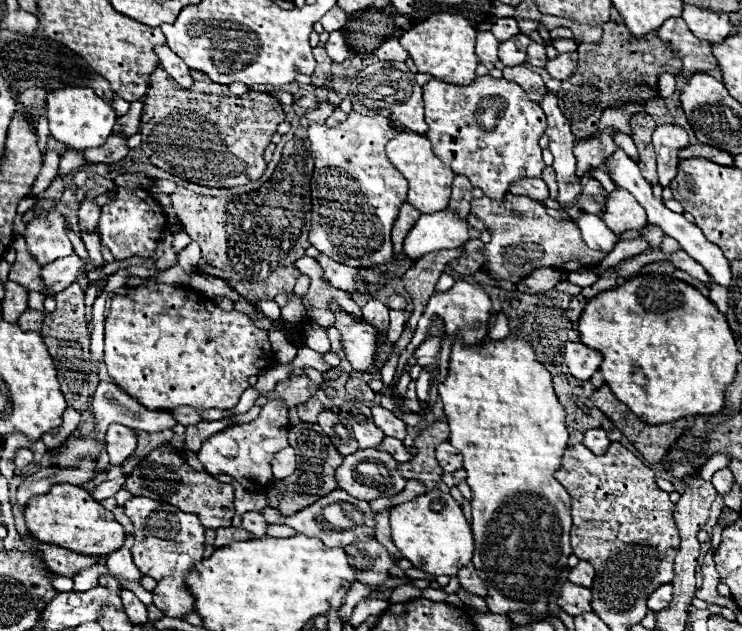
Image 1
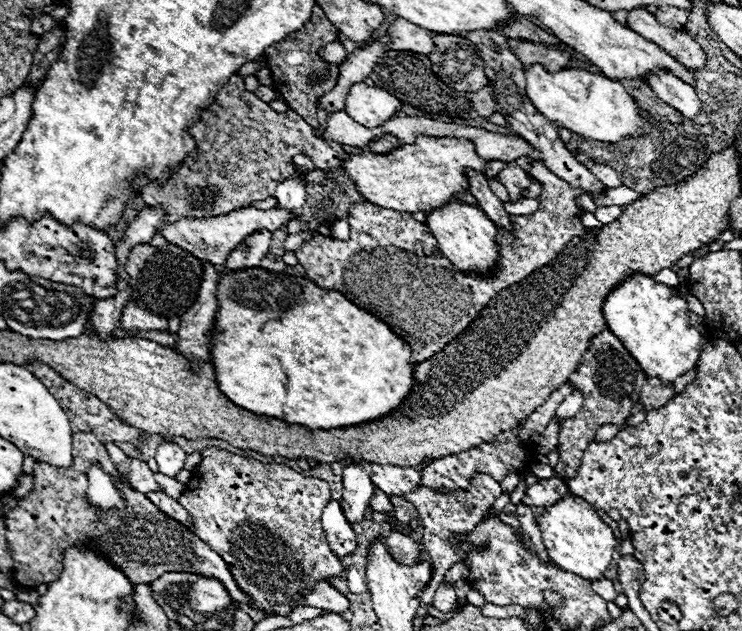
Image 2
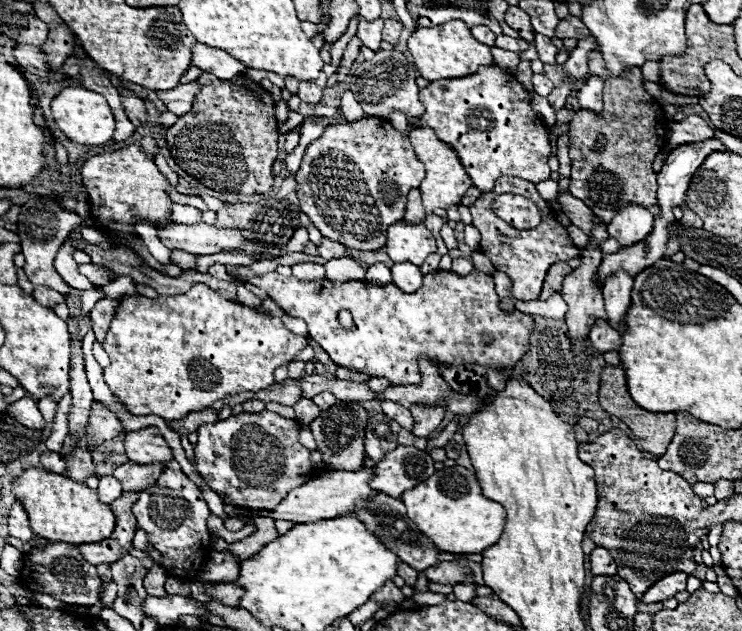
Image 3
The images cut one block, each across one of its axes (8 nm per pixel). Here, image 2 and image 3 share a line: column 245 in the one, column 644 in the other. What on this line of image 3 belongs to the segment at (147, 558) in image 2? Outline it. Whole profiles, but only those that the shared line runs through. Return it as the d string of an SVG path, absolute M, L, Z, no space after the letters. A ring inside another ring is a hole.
M674 572L674 574L664 576L662 580L654 582L654 586L650 586L644 592L642 602L652 604L652 602L662 602L666 598L672 598L676 592L686 590L686 578L688 578L688 574L682 574L682 572Z

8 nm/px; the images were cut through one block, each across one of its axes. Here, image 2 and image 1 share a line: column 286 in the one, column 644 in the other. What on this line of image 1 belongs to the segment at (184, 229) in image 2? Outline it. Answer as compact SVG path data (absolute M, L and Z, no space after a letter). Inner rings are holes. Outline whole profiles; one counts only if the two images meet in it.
M614 190L606 198L604 222L614 234L622 234L628 230L638 230L646 224L646 212L636 202L636 198L628 190Z

